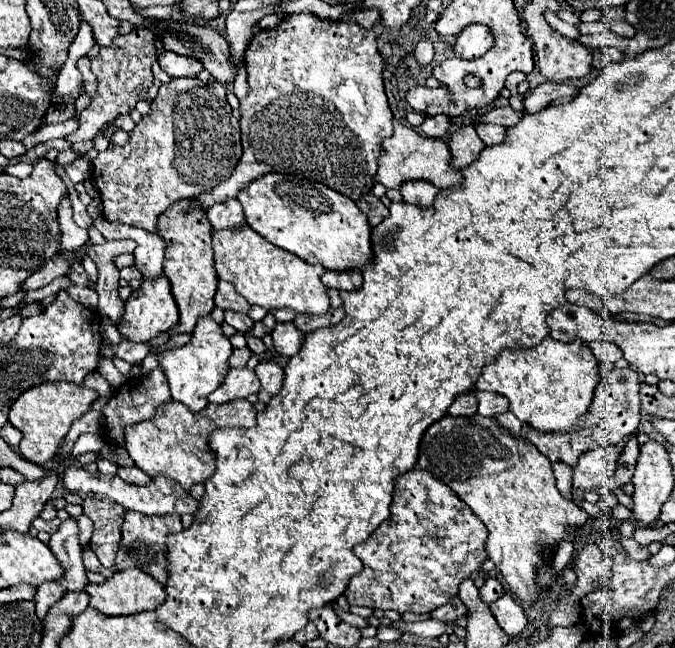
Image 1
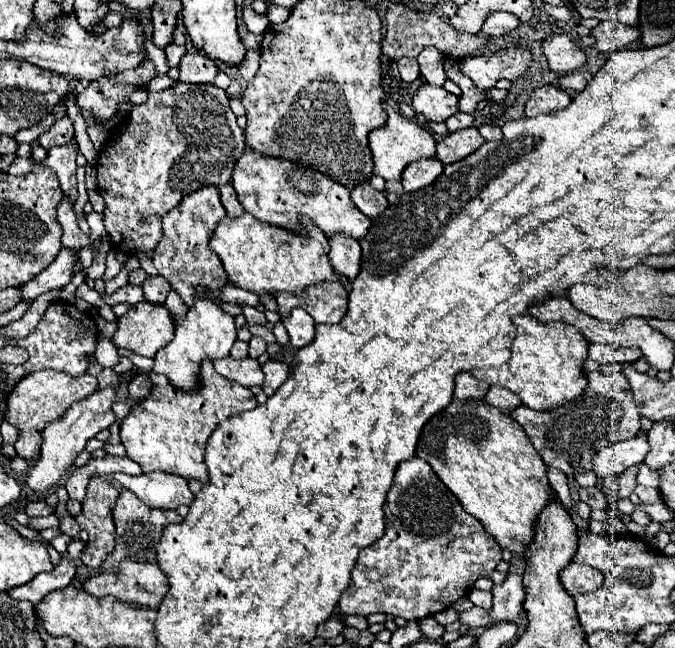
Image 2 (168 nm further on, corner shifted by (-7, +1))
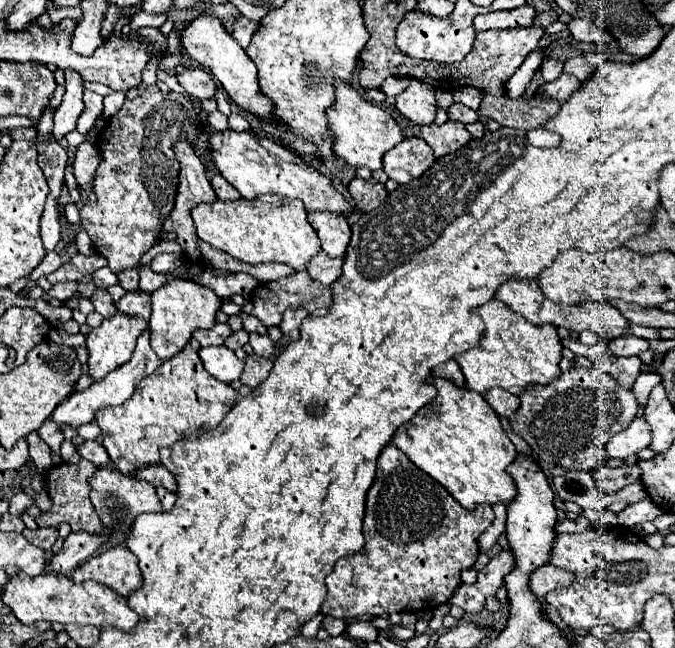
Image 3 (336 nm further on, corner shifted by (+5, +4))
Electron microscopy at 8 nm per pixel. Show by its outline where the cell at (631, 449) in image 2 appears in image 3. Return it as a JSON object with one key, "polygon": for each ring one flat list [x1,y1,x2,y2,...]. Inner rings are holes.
{"polygon":[[636,416,626,430,610,438,608,454,610,458,628,458,640,452,642,448,650,446,650,442,652,442,652,432,648,430,648,424,644,422,642,416]]}

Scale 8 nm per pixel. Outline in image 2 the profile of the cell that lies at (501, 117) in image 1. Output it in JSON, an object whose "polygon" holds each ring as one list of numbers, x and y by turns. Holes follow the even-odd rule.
{"polygon":[[544,85,540,89,534,89,534,93,530,95,524,115,526,117,536,117,540,113,552,113,558,109,564,109,572,99,568,97,566,91,556,89,552,85]]}

